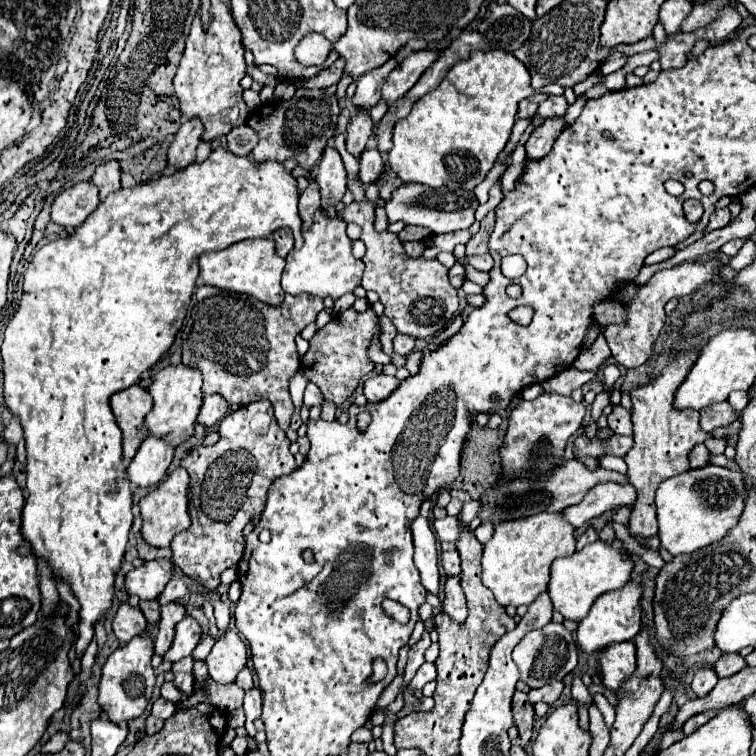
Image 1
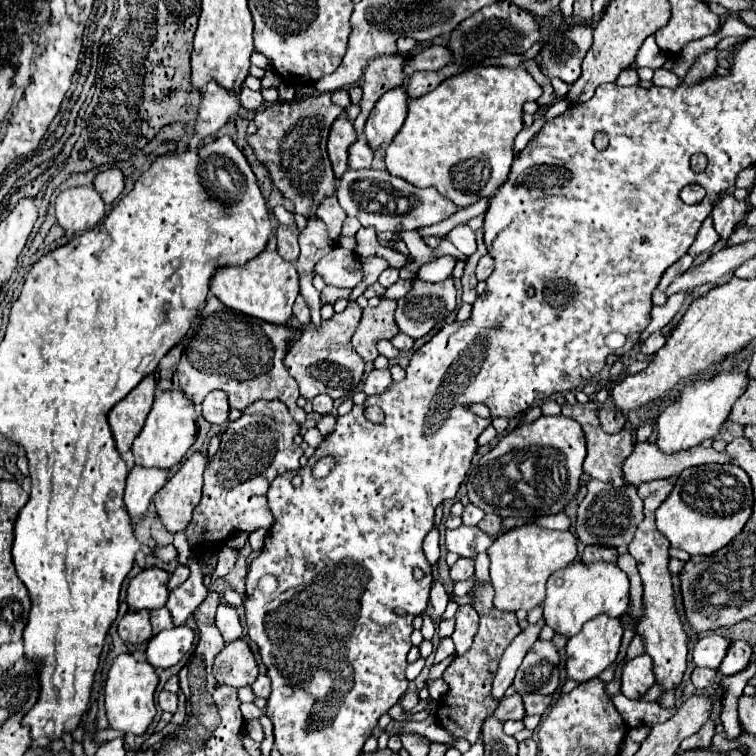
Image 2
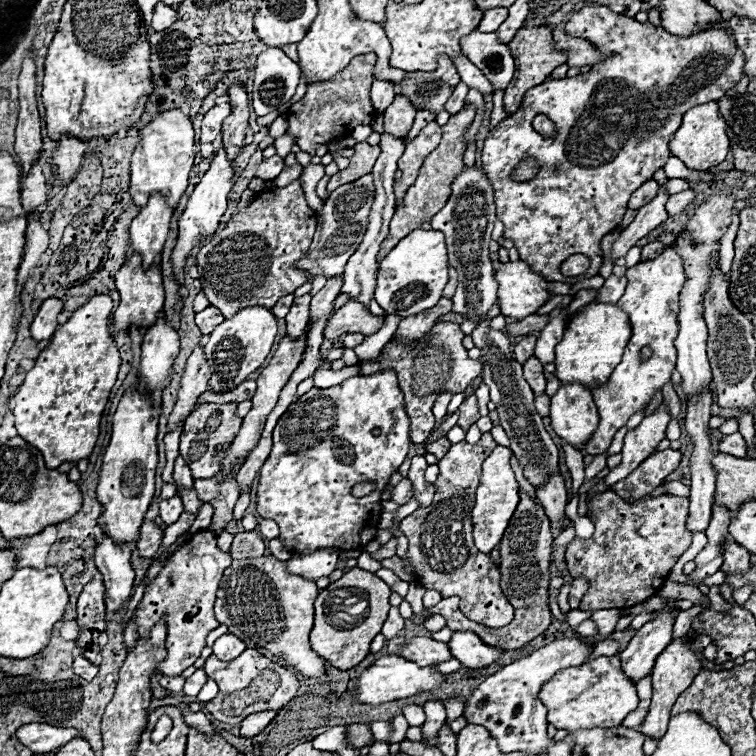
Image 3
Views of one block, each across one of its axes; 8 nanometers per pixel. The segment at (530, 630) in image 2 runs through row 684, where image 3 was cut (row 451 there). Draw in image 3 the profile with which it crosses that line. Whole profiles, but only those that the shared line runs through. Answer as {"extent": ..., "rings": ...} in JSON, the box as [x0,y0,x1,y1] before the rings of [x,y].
{"extent":[472,446,518,552],"rings":[[[496,446],[492,454],[482,464],[480,484],[476,488],[476,504],[472,508],[472,522],[474,522],[474,542],[480,552],[490,552],[504,536],[508,522],[518,504],[518,482],[510,468],[510,450],[506,446]]]}

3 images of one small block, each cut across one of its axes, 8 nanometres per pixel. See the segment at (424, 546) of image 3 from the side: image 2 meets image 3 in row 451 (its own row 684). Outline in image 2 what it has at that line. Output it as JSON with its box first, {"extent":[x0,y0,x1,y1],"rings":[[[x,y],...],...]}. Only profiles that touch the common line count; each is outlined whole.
{"extent":[436,584,522,742],"rings":[[[480,584],[476,586],[476,600],[474,600],[474,608],[480,614],[480,630],[474,638],[472,648],[464,654],[458,656],[450,662],[450,666],[444,670],[442,678],[448,682],[448,692],[446,696],[440,700],[438,712],[436,712],[436,720],[440,726],[444,726],[452,736],[460,736],[466,738],[468,742],[476,742],[478,740],[478,732],[482,726],[482,720],[492,716],[494,710],[498,708],[498,700],[492,696],[492,682],[496,676],[496,668],[498,662],[506,650],[506,646],[510,644],[510,640],[514,640],[522,628],[516,622],[516,614],[512,612],[502,612],[498,610],[494,604],[494,592],[490,584]]]}

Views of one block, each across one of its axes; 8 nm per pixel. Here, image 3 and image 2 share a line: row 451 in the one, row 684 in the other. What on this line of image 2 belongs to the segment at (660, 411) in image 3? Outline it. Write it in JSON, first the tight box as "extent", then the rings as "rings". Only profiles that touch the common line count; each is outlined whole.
{"extent":[622,654,656,700],"rings":[[[648,654],[628,660],[622,668],[622,694],[630,700],[638,700],[656,684],[654,664]]]}

